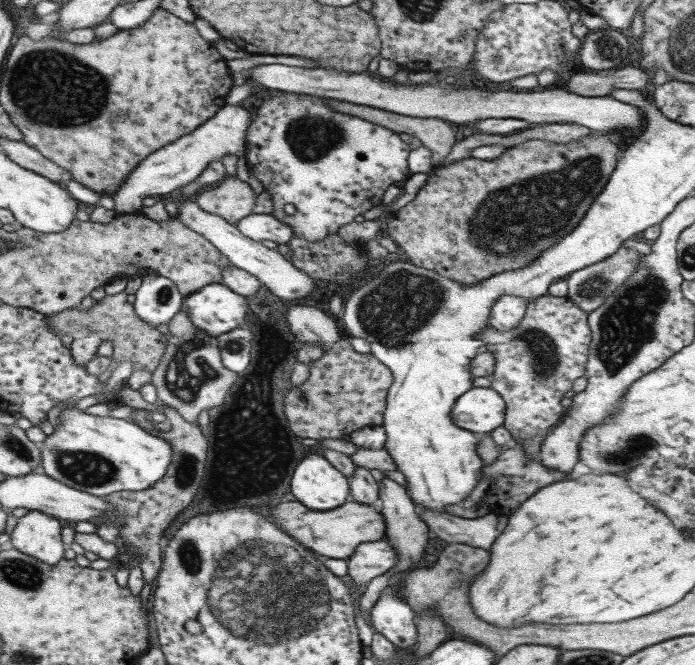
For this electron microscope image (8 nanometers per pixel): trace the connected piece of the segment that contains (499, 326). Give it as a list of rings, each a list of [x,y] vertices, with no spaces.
[[[504,294],[504,296],[496,298],[496,302],[492,304],[488,322],[498,332],[509,332],[518,327],[520,320],[524,318],[527,306],[526,298]]]

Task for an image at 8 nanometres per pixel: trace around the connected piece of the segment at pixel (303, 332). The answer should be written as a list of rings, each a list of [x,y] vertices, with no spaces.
[[[292,305],[286,311],[286,322],[298,341],[329,350],[341,337],[336,321],[324,310],[308,305]]]

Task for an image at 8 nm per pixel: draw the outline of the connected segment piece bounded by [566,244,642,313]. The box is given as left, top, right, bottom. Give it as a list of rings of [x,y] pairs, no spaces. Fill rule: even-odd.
[[[623,244],[618,247],[618,251],[612,253],[608,258],[600,260],[592,264],[590,267],[581,268],[569,274],[567,297],[584,312],[591,313],[596,310],[606,298],[610,297],[618,286],[622,286],[624,280],[628,280],[632,276],[632,272],[636,272],[638,264],[640,264],[642,253],[632,248],[626,248]]]

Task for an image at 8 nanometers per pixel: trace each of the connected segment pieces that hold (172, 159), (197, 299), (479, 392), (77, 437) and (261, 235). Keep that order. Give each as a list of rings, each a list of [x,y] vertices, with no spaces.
[[[226,104],[191,134],[178,137],[178,140],[151,152],[128,173],[128,177],[124,179],[124,183],[120,183],[116,192],[108,194],[114,200],[115,211],[118,214],[140,213],[146,196],[160,196],[188,186],[208,167],[208,163],[222,160],[226,153],[234,154],[238,158],[246,156],[247,131],[252,118],[246,108]]]
[[[212,283],[186,295],[180,311],[188,315],[197,329],[220,336],[242,326],[250,316],[246,297],[222,283]]]
[[[472,387],[460,396],[451,411],[456,426],[480,436],[488,435],[506,418],[504,400],[490,387]]]
[[[76,409],[64,410],[58,416],[56,429],[48,429],[40,441],[40,471],[52,479],[76,490],[104,497],[116,492],[138,492],[160,481],[171,464],[172,448],[167,440],[145,431],[140,425],[126,419],[110,416],[94,416]]]
[[[252,213],[241,218],[236,224],[238,230],[255,241],[272,240],[272,242],[286,243],[295,237],[292,225],[278,220],[272,214]]]

